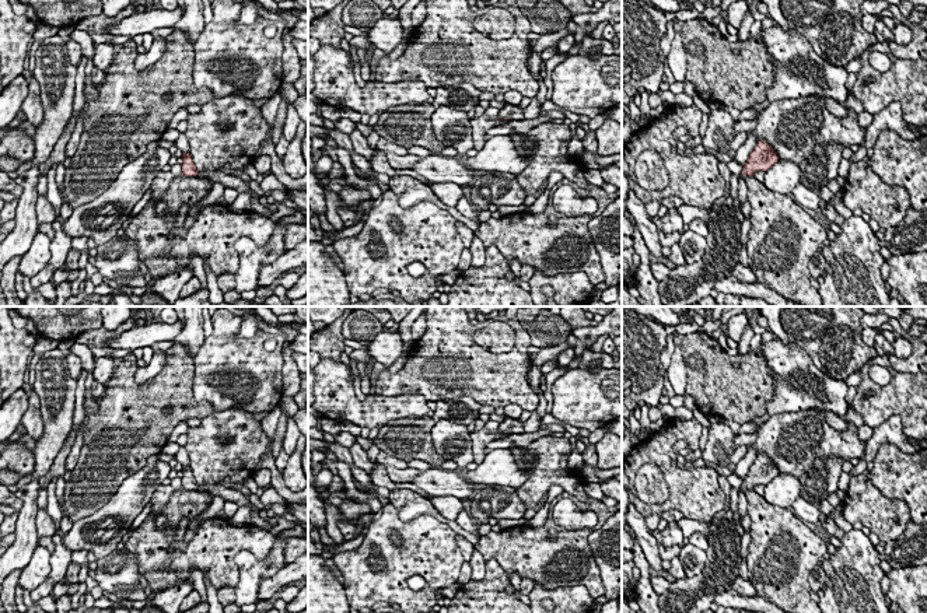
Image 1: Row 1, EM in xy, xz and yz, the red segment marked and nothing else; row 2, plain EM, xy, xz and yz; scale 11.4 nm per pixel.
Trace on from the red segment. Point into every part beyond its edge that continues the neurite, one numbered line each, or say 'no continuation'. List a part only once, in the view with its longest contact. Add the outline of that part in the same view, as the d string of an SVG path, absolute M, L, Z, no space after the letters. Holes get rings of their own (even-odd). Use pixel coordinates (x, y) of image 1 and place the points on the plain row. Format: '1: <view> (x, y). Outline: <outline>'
1: xz (509, 424). Outline: M506 417L500 425L499 430L503 432L513 432L513 434L522 434L524 431L524 423L518 421L517 418Z

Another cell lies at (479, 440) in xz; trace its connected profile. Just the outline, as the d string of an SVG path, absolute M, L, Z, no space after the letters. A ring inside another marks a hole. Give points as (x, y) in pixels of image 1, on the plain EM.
M486 428L469 432L469 439L472 444L473 462L478 465L482 463L485 456L486 456L485 449L487 448L487 445L496 439L503 439L503 438L508 437L510 434L511 432L507 432L504 435L500 430L490 431Z

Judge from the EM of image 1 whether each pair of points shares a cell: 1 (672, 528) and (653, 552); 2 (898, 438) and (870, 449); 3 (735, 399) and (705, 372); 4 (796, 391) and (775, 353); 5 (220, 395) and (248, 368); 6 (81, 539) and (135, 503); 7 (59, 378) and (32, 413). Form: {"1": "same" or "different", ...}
{"1": "different", "2": "same", "3": "same", "4": "same", "5": "same", "6": "same", "7": "different"}

